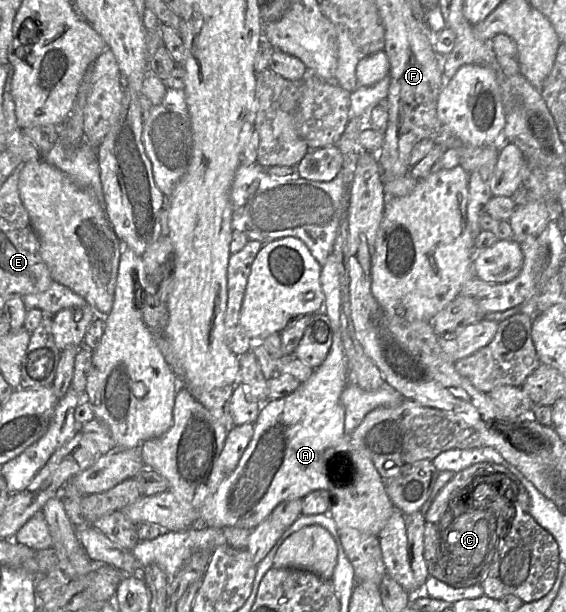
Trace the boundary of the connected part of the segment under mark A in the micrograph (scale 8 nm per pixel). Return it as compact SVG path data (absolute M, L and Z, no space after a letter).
M333 253L329 255L326 263L321 268L320 281L322 291L325 296L324 308L321 311L326 313L326 315L329 317L329 320L334 330L333 343L329 351L329 354L327 355L324 362L319 367L315 368L311 377L307 381L301 383L300 386L294 392L292 392L291 394L282 399L266 401L265 403L262 404L258 417L254 423L253 437L249 445L247 446L246 450L244 451L242 457L240 458L237 467L231 473L226 475L224 480L218 486L214 495L212 497L207 498L207 500L204 502L204 504L201 506L199 510L195 510L193 508L184 508L176 499L173 493L171 493L170 491L166 491L161 494L153 496L147 496L147 497L142 496L135 503L125 507L123 510L120 510L133 523L135 523L136 525L139 525L141 523L151 523L159 526L163 531L179 532L193 527L193 525L198 520L202 520L208 527L214 527L218 529L223 529L225 527L240 527L254 530L261 522L263 522L267 517L269 517L273 512L273 510L276 508L276 506L283 501L292 499L303 499L306 495L315 490L336 492L337 490L340 489L338 486L334 484L334 482L332 482L331 474L335 470L336 466L339 465L339 461L346 460L345 457L340 456L340 454L346 455L346 452L338 451L338 448L343 444L346 437L348 437L348 435L346 435L344 431L345 410L340 401L341 394L345 389L345 387L348 385L348 364L340 333L341 291L340 291L339 275L337 270L337 262Z

